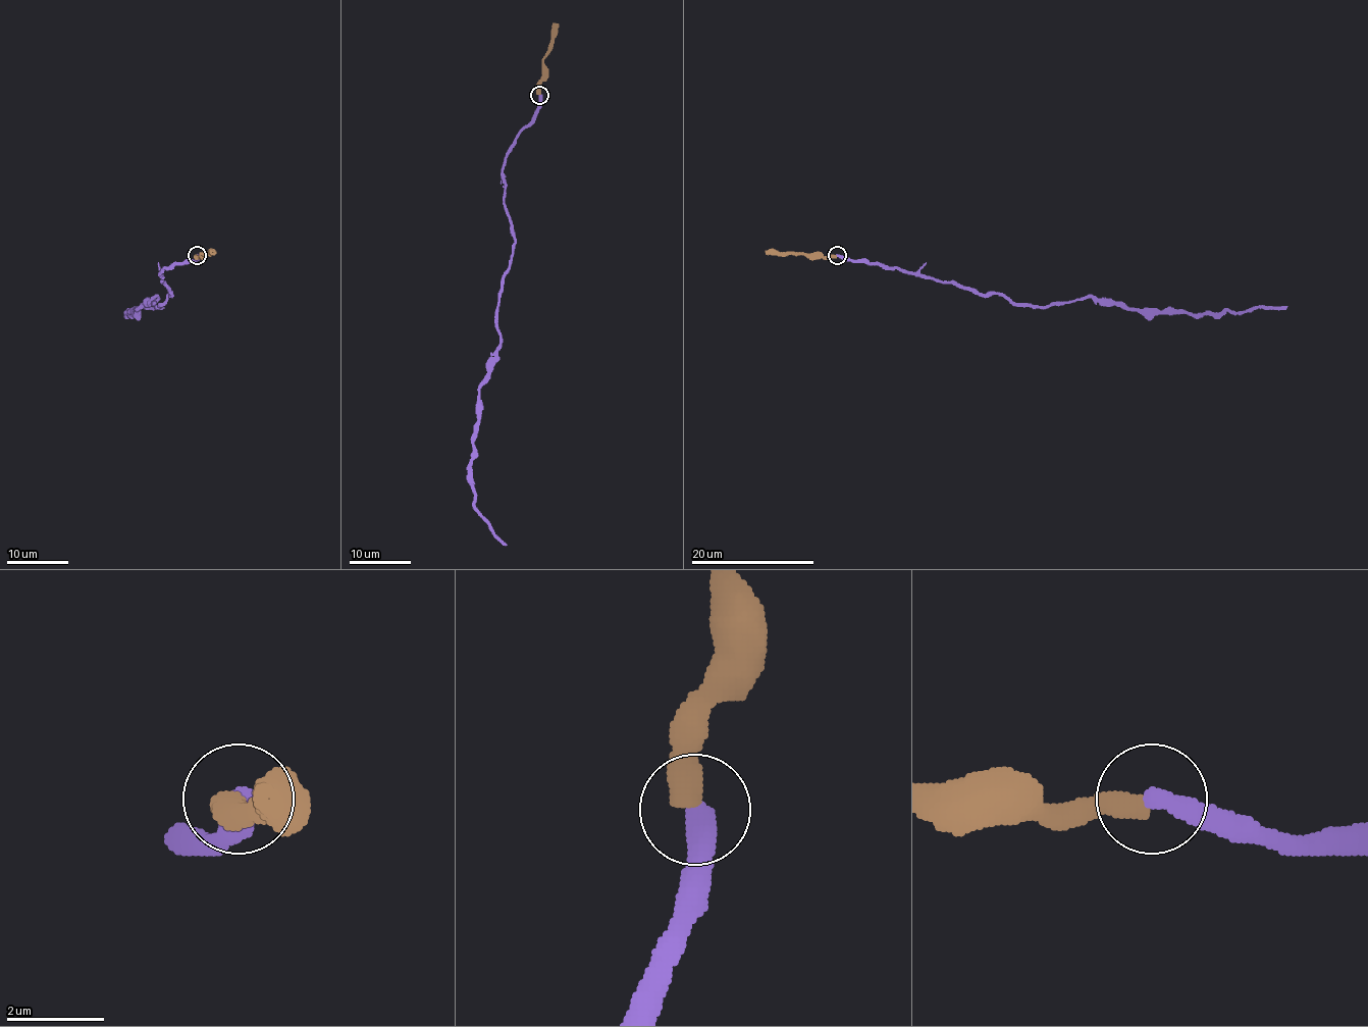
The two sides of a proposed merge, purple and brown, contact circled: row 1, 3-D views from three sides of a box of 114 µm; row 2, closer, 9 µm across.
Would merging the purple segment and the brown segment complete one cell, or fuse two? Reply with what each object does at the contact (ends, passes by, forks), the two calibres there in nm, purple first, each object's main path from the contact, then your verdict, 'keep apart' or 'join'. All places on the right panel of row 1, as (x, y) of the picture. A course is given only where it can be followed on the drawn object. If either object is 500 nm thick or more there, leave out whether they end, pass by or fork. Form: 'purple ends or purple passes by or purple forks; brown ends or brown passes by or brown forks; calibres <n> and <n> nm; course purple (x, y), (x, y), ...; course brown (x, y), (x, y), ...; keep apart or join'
calibres 480 and 500 nm; course purple (836, 256), (1006, 296), (1020, 305), (1062, 305), (1093, 297), (1120, 302), (1129, 309), (1194, 314), (1285, 306); course brown (836, 256), (772, 254), (766, 251); join

